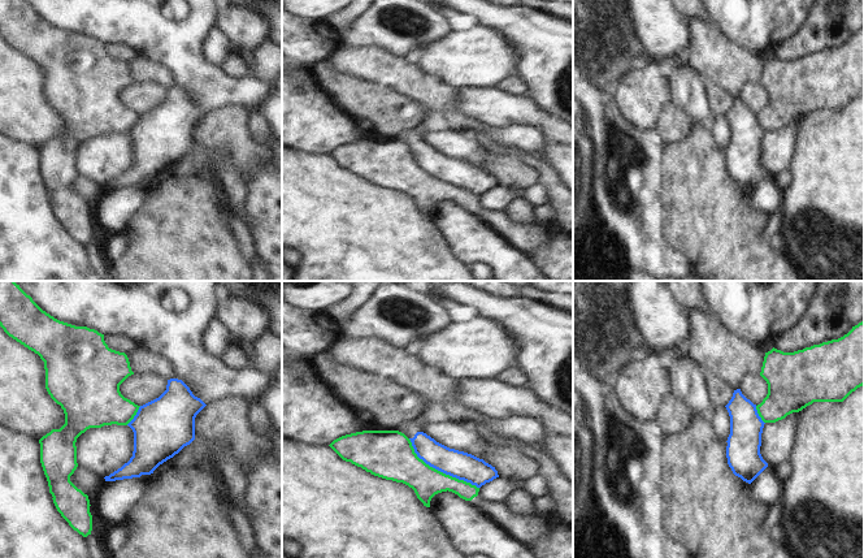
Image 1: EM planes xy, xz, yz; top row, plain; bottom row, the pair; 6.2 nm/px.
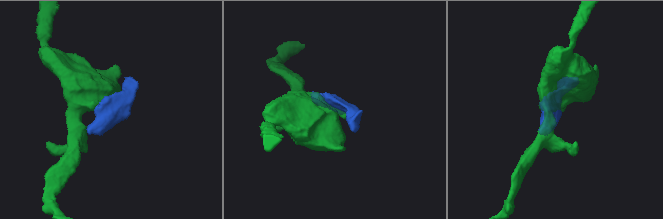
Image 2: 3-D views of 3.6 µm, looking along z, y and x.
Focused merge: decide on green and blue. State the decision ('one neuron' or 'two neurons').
two neurons

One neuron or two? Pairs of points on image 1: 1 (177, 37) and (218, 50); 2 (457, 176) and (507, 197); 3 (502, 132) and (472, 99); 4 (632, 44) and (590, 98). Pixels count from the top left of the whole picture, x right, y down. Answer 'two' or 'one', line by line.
1: two
2: two
3: two
4: two

